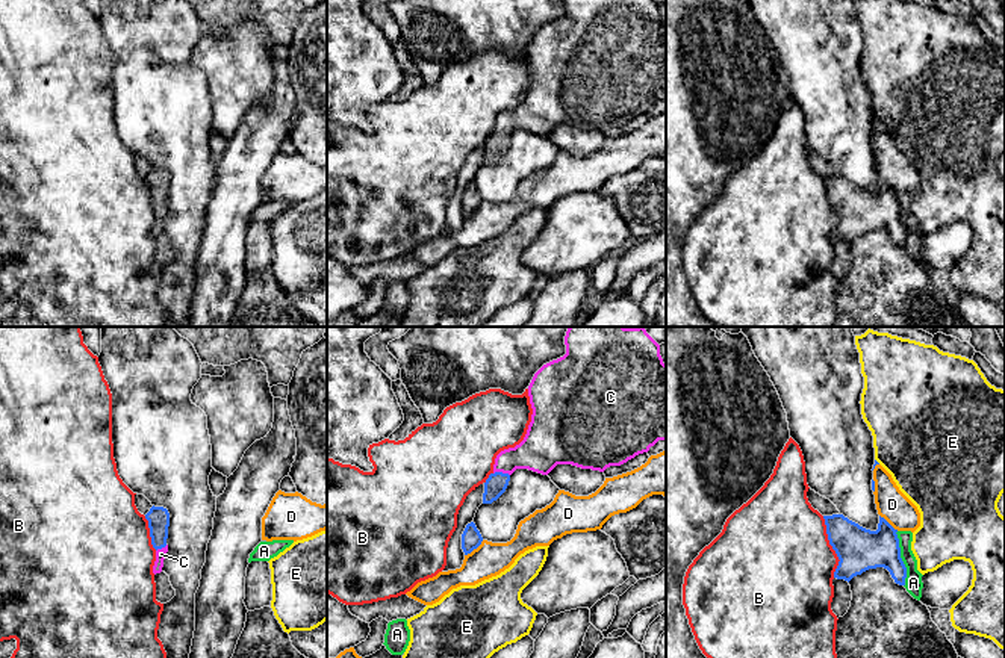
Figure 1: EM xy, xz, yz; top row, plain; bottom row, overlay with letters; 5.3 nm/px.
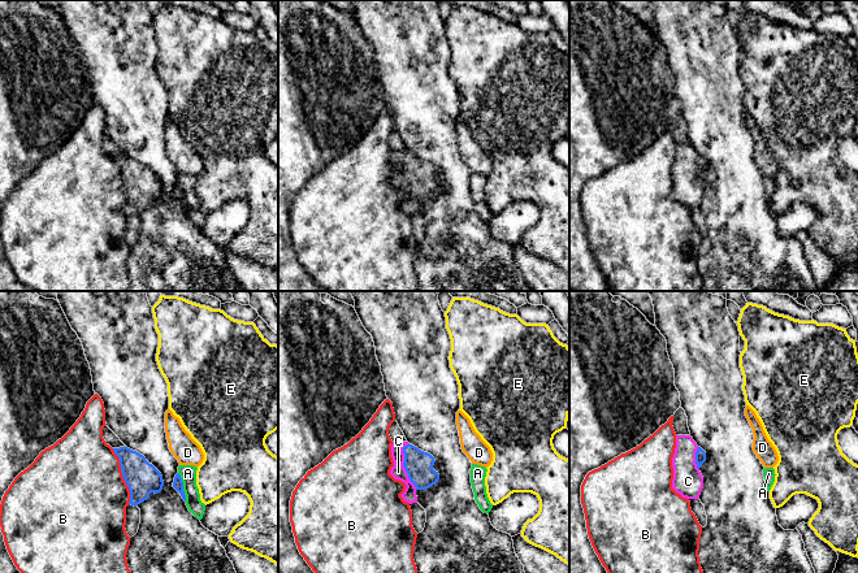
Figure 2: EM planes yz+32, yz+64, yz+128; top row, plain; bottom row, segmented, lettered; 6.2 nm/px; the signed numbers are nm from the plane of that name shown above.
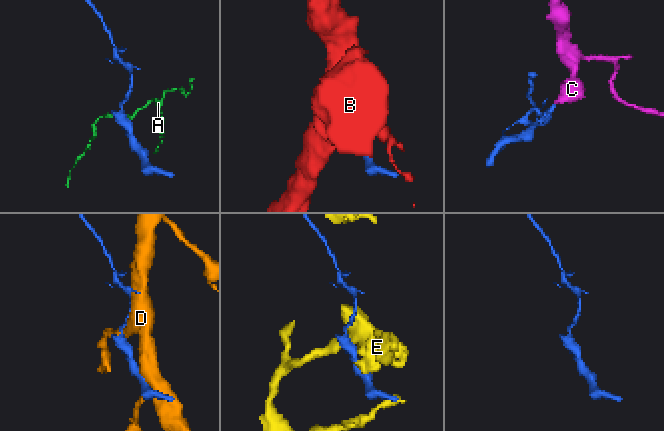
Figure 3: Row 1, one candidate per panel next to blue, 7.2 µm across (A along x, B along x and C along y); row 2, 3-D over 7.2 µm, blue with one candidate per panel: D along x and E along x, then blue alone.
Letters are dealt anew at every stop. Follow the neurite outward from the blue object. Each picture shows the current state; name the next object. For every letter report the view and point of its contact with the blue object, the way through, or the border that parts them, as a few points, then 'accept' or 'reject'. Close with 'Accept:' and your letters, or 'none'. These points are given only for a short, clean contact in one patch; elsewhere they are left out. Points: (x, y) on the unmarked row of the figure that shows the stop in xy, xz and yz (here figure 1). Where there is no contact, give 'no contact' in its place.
A: yz (901, 220) | reject
B: yz (831, 206) | reject
C: xz (501, 133) | across xz (497, 144), (501, 133), (516, 118), (542, 111) | accept
D: xz (474, 209) | reject
E: yz (877, 123) | reject
Accept: C

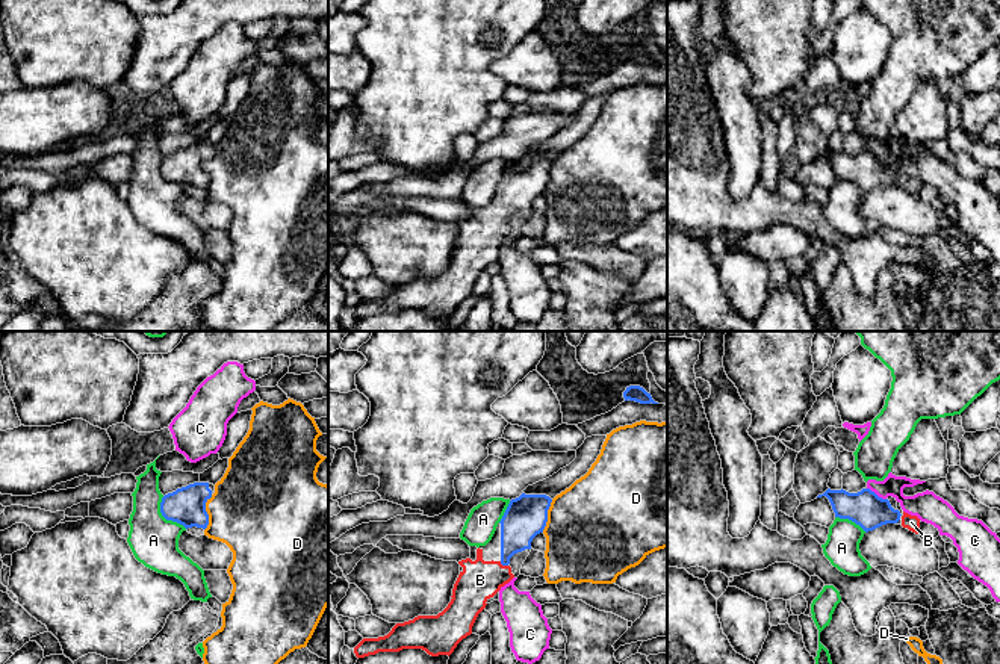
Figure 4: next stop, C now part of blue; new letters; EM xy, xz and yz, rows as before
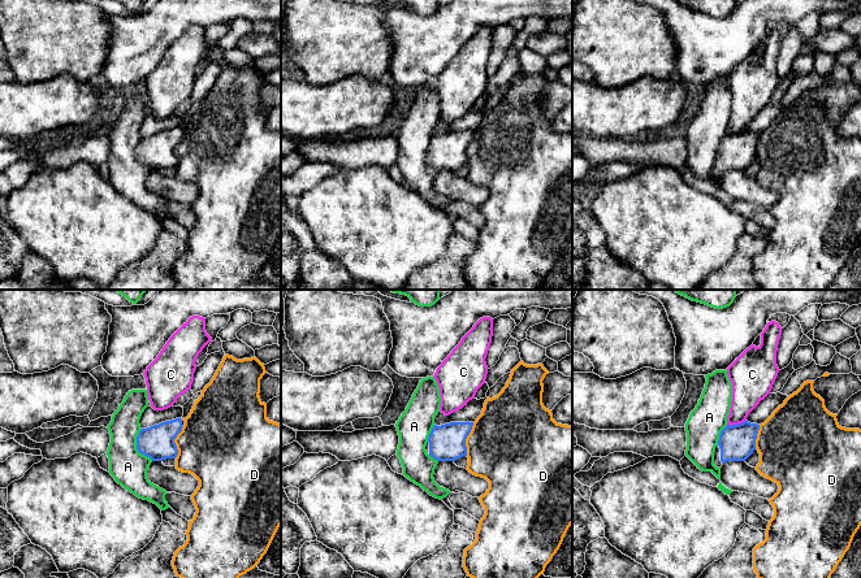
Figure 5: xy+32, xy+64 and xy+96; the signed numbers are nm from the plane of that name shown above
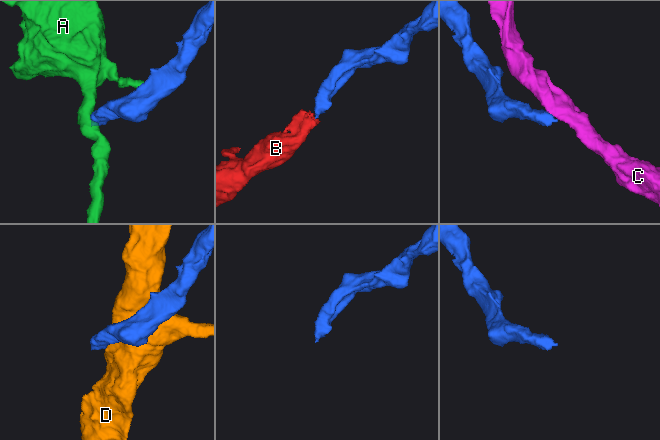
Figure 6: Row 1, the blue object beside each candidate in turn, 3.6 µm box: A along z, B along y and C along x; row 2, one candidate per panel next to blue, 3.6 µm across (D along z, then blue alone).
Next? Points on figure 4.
A: xy (165, 179) | along xy (162, 158), (161, 174), (186, 189) | reject
B: xz (504, 226) | across xz (521, 183), (506, 215), (504, 226), (493, 236), (480, 241) | accept
C: yz (875, 155) | along yz (867, 148), (885, 161) | reject
D: xy (206, 174) | reject
Accept: B

